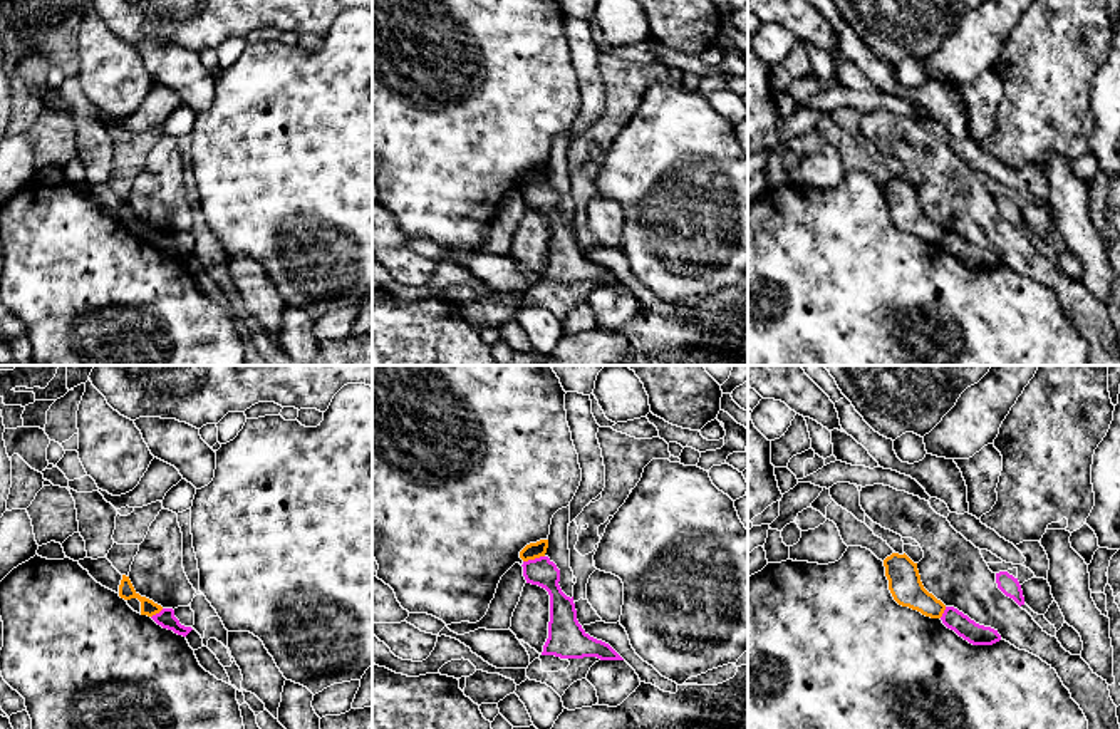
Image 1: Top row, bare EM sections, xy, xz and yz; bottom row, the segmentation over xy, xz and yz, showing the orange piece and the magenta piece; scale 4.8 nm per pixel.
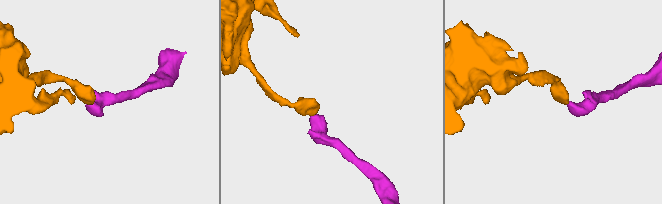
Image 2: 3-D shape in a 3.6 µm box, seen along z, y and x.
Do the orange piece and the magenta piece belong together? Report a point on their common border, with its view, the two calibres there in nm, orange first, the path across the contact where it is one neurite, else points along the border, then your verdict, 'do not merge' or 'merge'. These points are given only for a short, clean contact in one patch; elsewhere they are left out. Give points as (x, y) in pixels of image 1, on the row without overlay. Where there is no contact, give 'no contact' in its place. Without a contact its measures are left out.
contact xz (534, 183); calibres 80 and 140 nm; border xz (544, 180), (523, 186); do not merge

